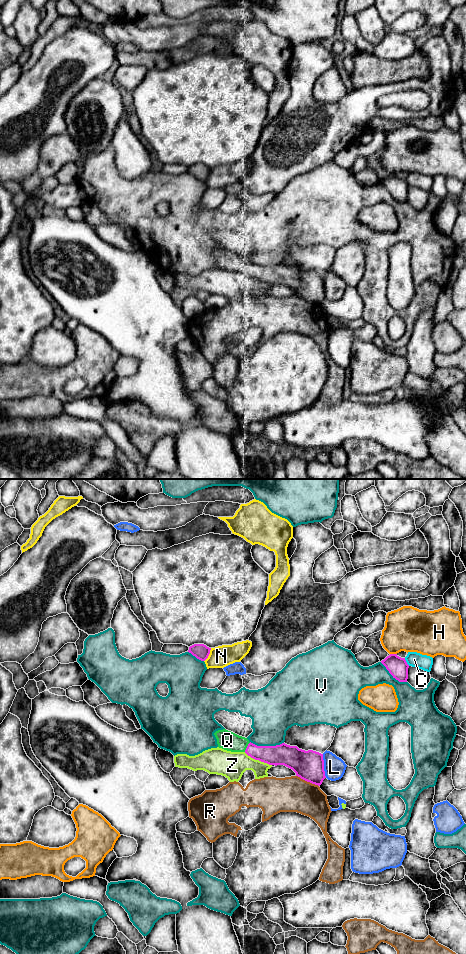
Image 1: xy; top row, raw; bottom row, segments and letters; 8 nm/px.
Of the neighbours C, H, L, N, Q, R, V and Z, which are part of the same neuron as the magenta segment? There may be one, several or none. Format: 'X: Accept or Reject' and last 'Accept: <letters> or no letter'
C: Reject
H: Reject
L: Reject
N: Reject
Q: Accept
R: Reject
V: Reject
Z: Reject
Accept: Q

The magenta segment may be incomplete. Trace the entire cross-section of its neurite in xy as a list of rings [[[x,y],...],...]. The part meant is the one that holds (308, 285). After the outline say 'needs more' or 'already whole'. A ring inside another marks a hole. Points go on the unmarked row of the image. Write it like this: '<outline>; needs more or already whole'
[[[226,249],[218,250],[214,253],[214,255],[217,259],[219,268],[231,272],[245,272],[251,278],[269,285],[284,285],[292,289],[296,293],[296,296],[312,304],[320,306],[326,298],[323,274],[319,272],[313,270],[305,271],[299,269],[297,266],[290,266],[285,263],[276,266],[257,266],[251,263],[247,258],[239,256]]]; needs more

